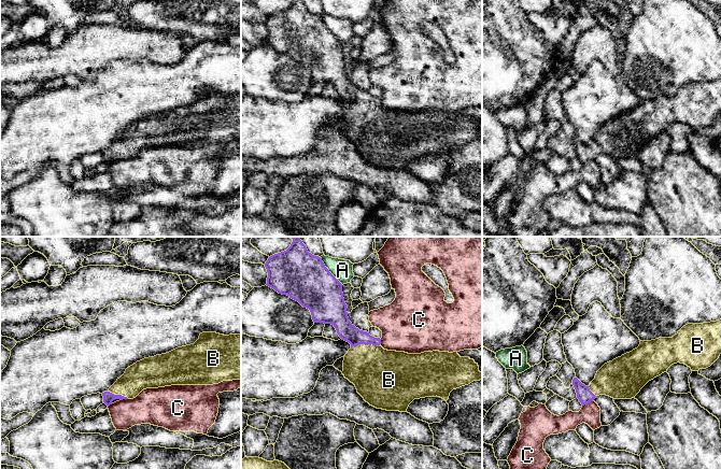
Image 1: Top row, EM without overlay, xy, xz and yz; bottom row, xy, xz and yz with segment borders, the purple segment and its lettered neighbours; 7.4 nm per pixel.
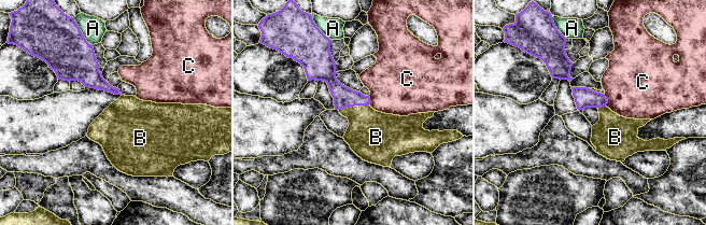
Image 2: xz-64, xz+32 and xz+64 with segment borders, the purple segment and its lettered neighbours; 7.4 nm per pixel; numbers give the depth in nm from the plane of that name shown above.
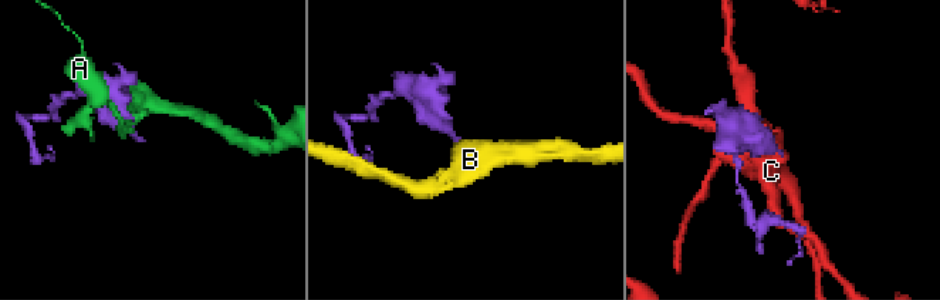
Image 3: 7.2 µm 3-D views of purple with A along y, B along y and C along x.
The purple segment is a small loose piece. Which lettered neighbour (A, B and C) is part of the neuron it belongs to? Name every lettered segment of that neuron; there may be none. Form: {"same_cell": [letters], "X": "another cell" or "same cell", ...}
{"same_cell": ["B"], "A": "another cell", "B": "same cell", "C": "another cell"}

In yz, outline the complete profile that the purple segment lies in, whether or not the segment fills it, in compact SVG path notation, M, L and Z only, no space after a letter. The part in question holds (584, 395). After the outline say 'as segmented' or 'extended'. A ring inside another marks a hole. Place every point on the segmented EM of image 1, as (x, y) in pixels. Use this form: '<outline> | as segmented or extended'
M721 319L703 324L688 324L673 338L640 341L637 349L605 364L589 386L574 378L572 385L582 406L596 396L606 395L613 399L632 399L651 380L666 372L677 363L684 364L692 371L710 367L721 354Z | extended

